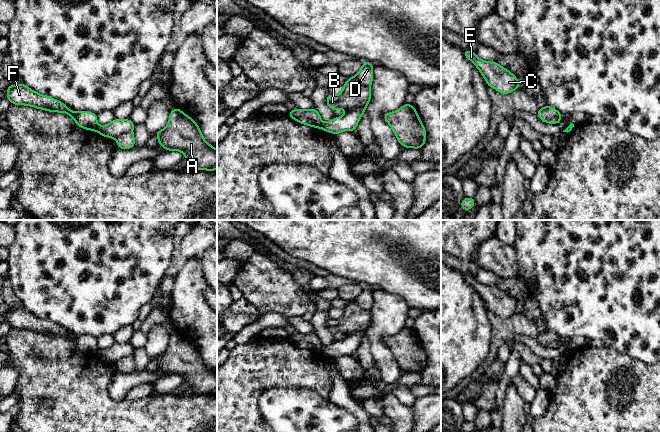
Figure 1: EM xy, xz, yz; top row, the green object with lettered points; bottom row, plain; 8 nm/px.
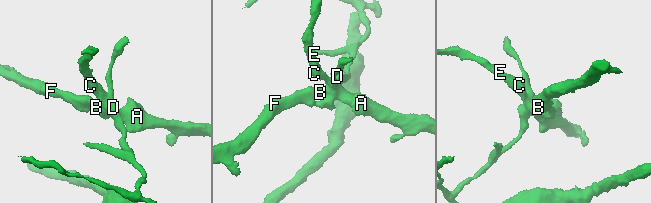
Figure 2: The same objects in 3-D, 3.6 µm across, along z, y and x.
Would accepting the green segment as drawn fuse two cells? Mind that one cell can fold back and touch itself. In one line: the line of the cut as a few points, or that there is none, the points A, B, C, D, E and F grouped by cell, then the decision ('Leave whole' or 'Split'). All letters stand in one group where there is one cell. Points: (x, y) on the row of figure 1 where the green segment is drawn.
Split along xz (365, 108), (358, 107), (347, 112). Groups: A B C E F / D. Split

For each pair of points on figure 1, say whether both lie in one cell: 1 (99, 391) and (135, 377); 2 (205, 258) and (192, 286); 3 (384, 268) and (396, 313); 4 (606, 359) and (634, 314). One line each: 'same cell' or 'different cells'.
1: different cells
2: different cells
3: different cells
4: different cells

